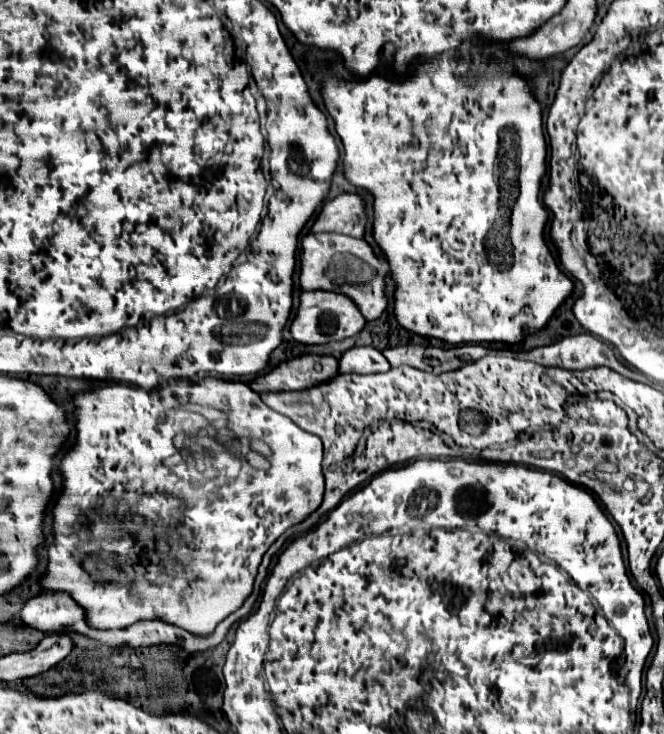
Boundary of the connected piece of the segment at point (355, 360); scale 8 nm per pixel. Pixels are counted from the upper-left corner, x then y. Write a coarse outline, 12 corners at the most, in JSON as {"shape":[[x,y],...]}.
{"shape":[[372,346],[342,354],[340,372],[388,372],[390,362]]}

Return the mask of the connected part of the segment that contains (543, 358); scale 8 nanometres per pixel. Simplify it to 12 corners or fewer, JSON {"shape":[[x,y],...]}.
{"shape":[[592,334],[532,348],[524,360],[566,370],[606,366],[636,380]]}

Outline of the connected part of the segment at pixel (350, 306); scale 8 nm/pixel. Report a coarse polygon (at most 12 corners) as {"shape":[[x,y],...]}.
{"shape":[[300,294],[292,336],[328,344],[358,334],[366,324],[344,294]]}

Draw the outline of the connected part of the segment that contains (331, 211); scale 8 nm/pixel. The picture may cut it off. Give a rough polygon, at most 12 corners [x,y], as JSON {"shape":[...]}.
{"shape":[[340,194],[326,202],[310,232],[364,238],[366,200]]}

